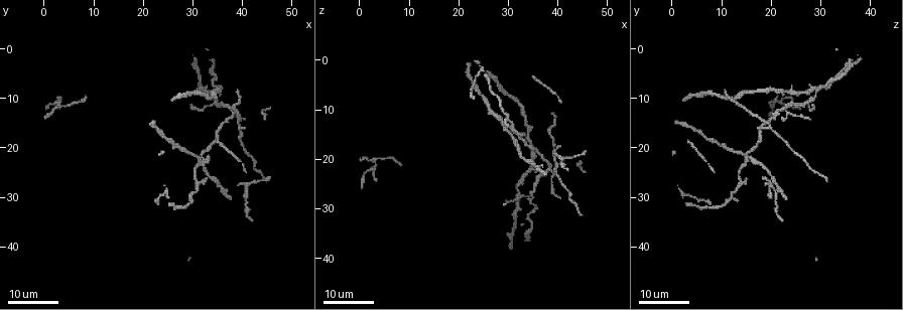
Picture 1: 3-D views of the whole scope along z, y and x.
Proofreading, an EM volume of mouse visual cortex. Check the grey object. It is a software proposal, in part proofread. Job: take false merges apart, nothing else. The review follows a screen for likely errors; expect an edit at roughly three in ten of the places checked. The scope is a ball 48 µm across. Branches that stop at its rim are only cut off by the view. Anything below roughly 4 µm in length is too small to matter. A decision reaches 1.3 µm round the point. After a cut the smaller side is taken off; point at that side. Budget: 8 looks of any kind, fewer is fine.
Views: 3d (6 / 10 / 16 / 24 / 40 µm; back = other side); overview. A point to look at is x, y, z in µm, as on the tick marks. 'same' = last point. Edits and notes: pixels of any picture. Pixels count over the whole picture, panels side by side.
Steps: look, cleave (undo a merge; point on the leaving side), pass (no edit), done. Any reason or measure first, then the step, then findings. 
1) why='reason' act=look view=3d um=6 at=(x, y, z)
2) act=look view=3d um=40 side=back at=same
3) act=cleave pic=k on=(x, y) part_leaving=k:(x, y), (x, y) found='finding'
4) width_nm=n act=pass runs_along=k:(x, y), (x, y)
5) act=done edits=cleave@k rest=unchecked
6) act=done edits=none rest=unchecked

why='narrows sharply' act=look view=3d um=24 at=(33.0, 25.5, 19.5)

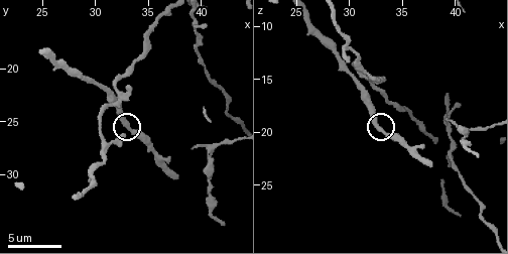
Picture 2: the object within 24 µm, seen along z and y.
why='closer look' act=look view=3d um=10 at=(33.2, 25.6, 19.8)

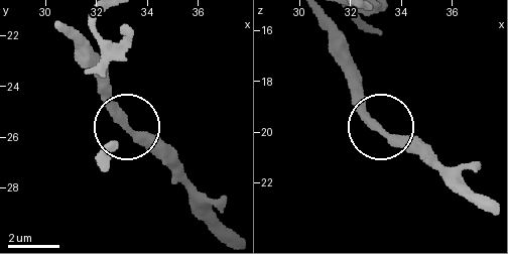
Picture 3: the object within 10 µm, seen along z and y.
act=pass found='all the same cell'

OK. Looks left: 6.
why='a fork' act=look view=3d um=24 at=(39.5, 14.5, 19.5)

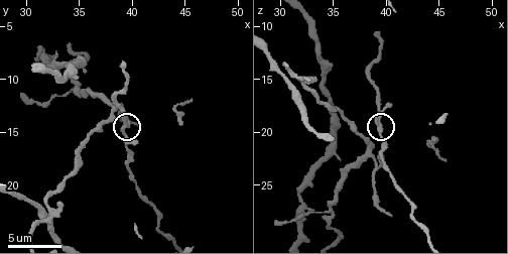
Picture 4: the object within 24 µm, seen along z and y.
act=look view=3d um=6 at=same

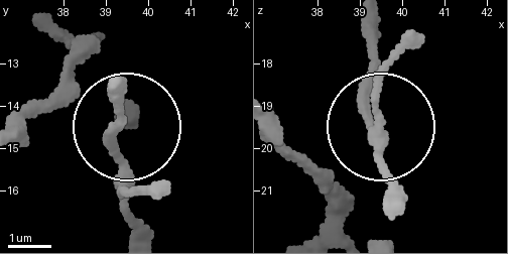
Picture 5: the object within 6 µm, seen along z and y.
act=look view=3d um=6 side=back at=(39.20, 15.10, 19.30)

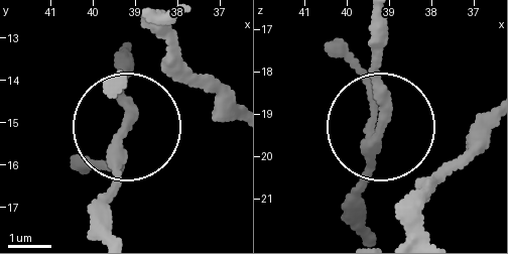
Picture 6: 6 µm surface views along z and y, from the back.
act=pass runs_along=6:(231, 112), (187, 84), (122, 120), (122, 54) found='one cell here'

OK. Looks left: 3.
why='two arms in line, one across' act=look view=3d um=10 at=(34.8, 11.0, 27.2)

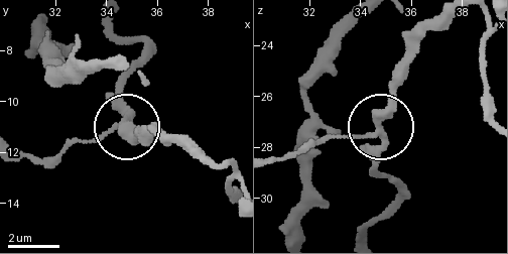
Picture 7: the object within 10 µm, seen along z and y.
arms=3 act=pass found='one cell here'

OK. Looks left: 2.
why='arms part here' act=look view=3d um=24 at=(38.5, 13.0, 24.0)

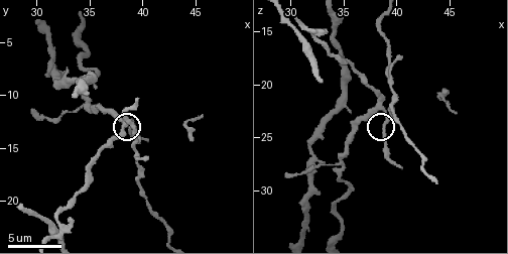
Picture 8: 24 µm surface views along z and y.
why='closer look' act=look view=3d um=10 at=same

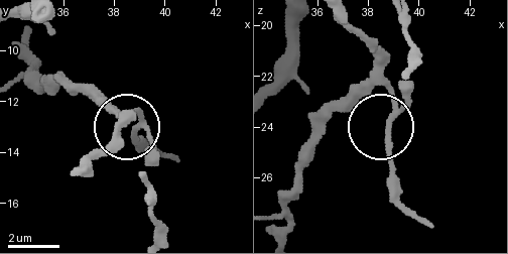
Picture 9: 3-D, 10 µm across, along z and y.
arms=3 act=pass runs_along=9:(342, 21), (377, 59), (394, 106), (388, 201) found='one cell here'

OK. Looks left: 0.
act=done edits=none rest=unchecked

